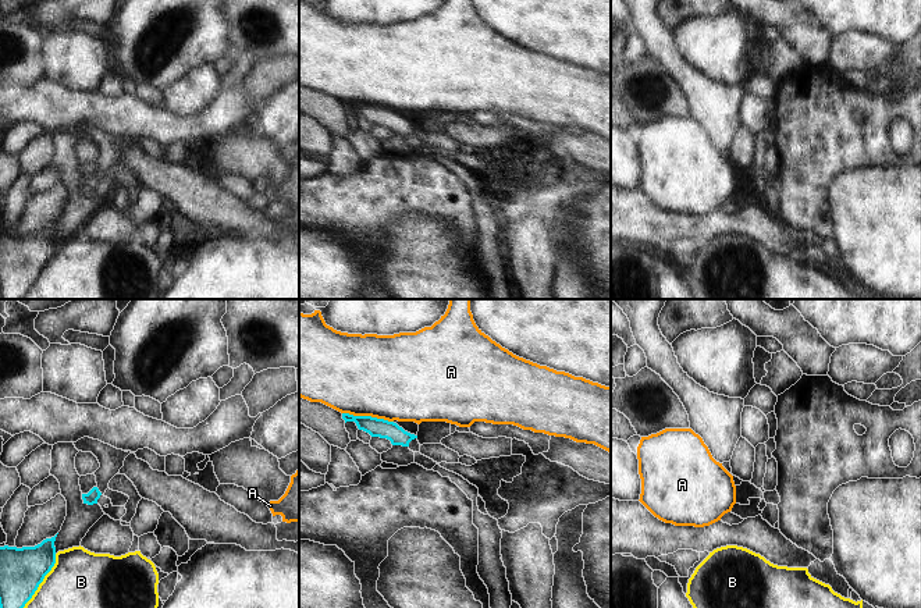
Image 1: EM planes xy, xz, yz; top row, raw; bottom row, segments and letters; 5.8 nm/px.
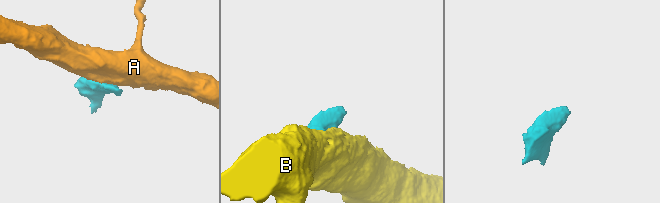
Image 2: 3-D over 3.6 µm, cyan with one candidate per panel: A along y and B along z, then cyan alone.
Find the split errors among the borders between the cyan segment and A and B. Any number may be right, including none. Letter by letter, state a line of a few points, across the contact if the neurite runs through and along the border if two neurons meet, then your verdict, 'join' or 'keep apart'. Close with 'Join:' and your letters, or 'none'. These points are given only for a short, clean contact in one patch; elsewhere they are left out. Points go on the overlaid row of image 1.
A: keep apart
B: keep apart
Join: none

